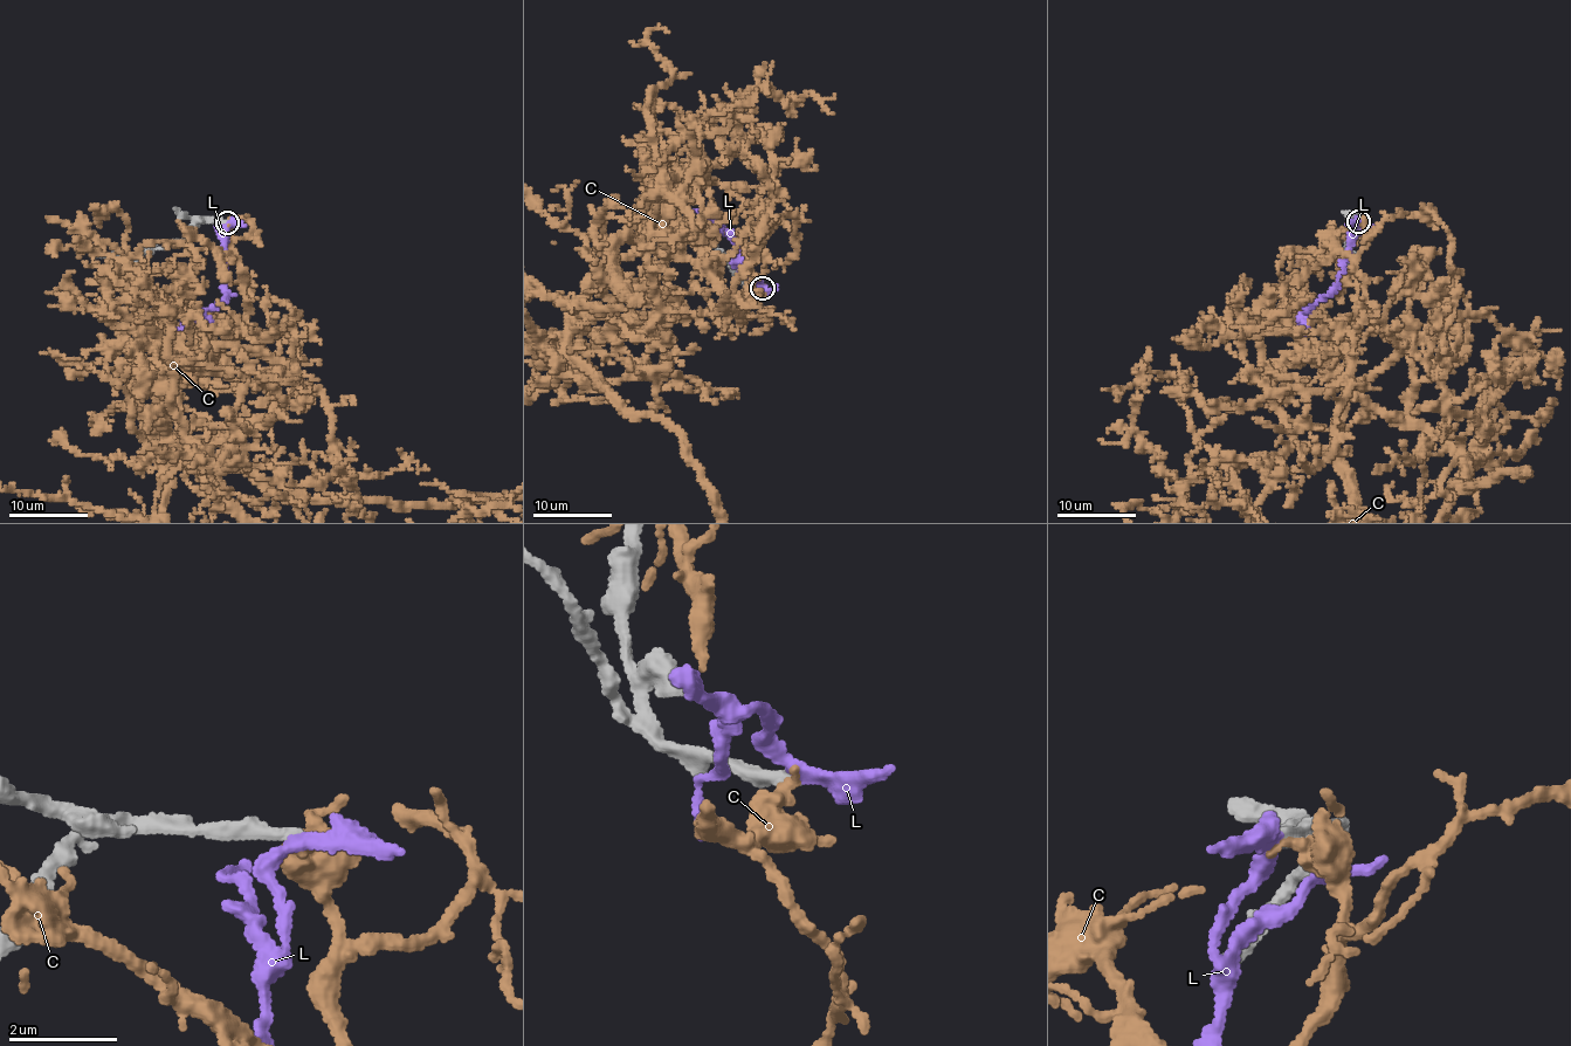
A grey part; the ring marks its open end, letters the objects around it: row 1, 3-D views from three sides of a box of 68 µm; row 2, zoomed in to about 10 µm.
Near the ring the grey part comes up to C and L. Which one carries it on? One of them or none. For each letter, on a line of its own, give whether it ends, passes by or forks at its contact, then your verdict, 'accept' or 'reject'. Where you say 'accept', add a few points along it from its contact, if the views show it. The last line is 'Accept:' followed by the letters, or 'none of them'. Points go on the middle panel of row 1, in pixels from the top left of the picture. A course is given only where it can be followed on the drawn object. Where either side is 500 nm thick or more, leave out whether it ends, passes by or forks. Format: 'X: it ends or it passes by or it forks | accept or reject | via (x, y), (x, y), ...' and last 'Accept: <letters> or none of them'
C: it passes by | reject
L: it passes by | accept
Accept: L

